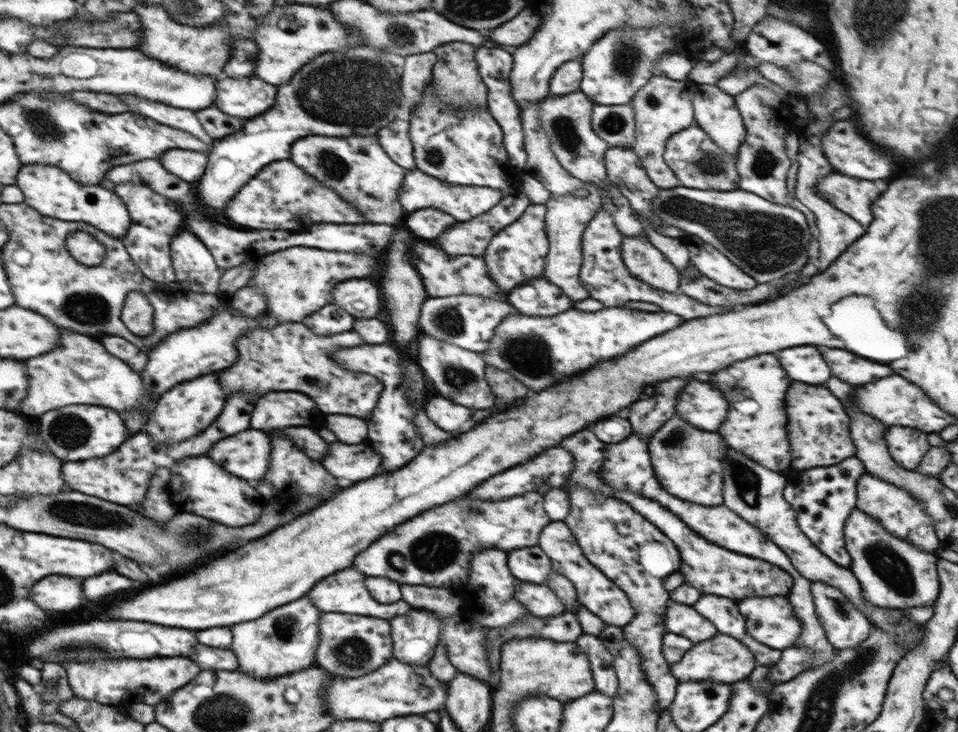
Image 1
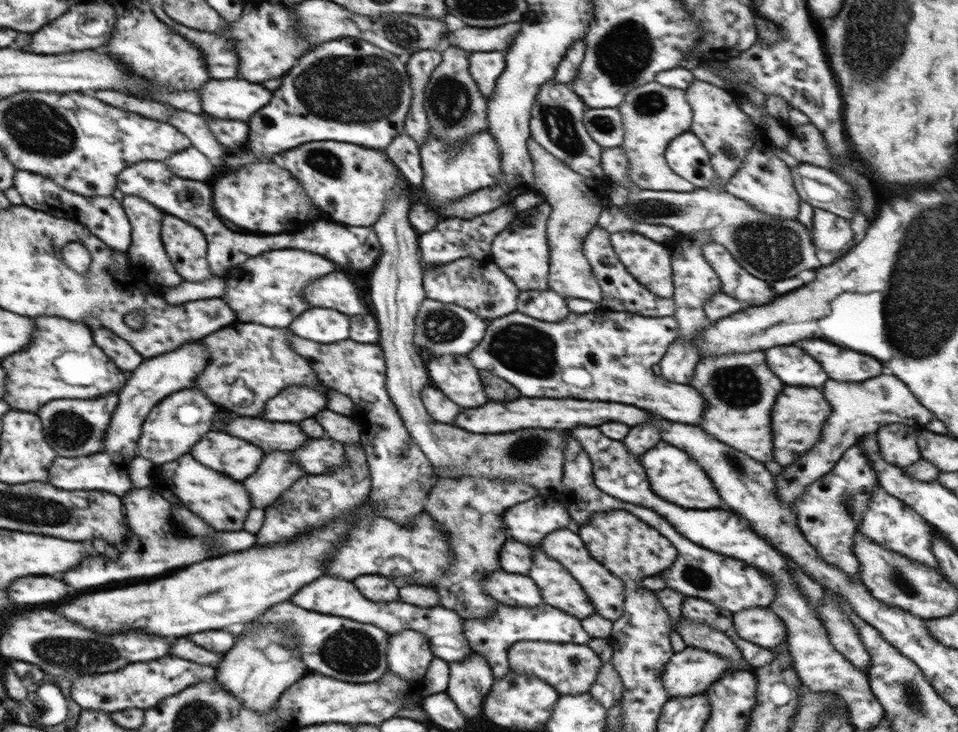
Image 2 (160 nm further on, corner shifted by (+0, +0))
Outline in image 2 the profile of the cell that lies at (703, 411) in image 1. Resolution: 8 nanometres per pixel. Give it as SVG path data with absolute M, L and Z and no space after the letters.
M516 310L512 314L490 320L484 338L467 357L478 370L496 372L500 378L530 398L578 398L578 400L606 400L632 404L665 420L692 425L700 424L704 412L704 398L692 386L668 382L654 376L652 366L658 356L664 356L670 342L678 338L678 321L673 316L642 316L626 311L597 310L586 314L570 313L560 322L544 322Z

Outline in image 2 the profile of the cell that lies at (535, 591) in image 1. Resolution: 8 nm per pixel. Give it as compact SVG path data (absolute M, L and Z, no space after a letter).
M495 570L481 582L483 591L499 604L514 608L534 608L541 605L543 598L536 583L529 575Z

